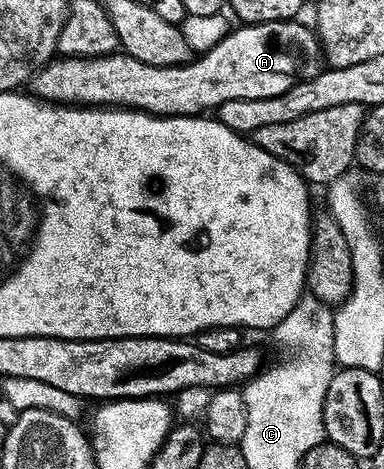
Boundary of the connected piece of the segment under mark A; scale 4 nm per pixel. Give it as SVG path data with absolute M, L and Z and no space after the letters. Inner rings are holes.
M294 18L291 20L276 20L275 22L257 23L240 25L238 29L232 29L224 36L217 45L211 47L209 51L202 53L199 57L190 59L183 64L177 64L175 67L155 67L147 66L147 62L139 62L139 58L131 58L124 54L110 54L107 56L66 56L64 58L54 59L52 62L45 65L31 81L31 92L34 97L40 98L46 102L56 102L58 104L68 104L70 106L120 106L122 108L132 108L138 112L151 112L154 116L194 116L200 115L202 112L207 112L207 109L215 110L218 105L227 101L235 100L262 100L267 97L277 97L287 90L291 90L291 86L295 86L298 80L310 80L314 74L322 71L323 57L321 55L321 45L317 39L317 33L312 27L309 28L305 24L300 24L300 19ZM158 76L165 76L161 80L163 87L169 91L169 105L166 104L166 94L153 84L153 80Z

